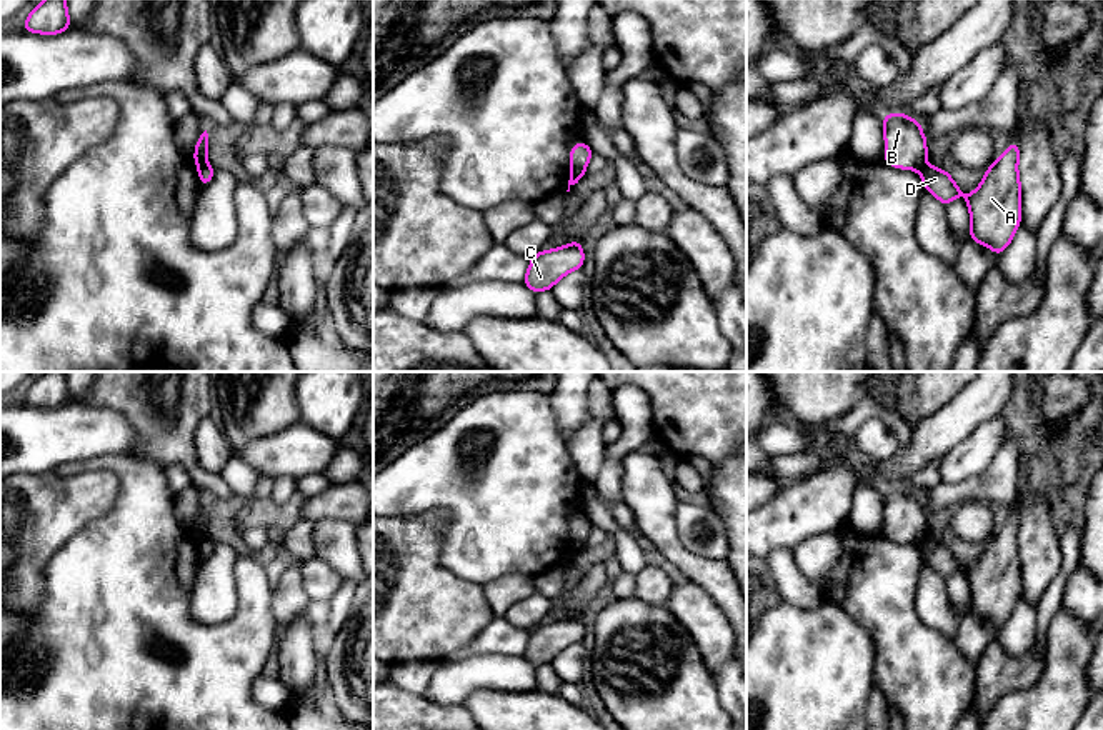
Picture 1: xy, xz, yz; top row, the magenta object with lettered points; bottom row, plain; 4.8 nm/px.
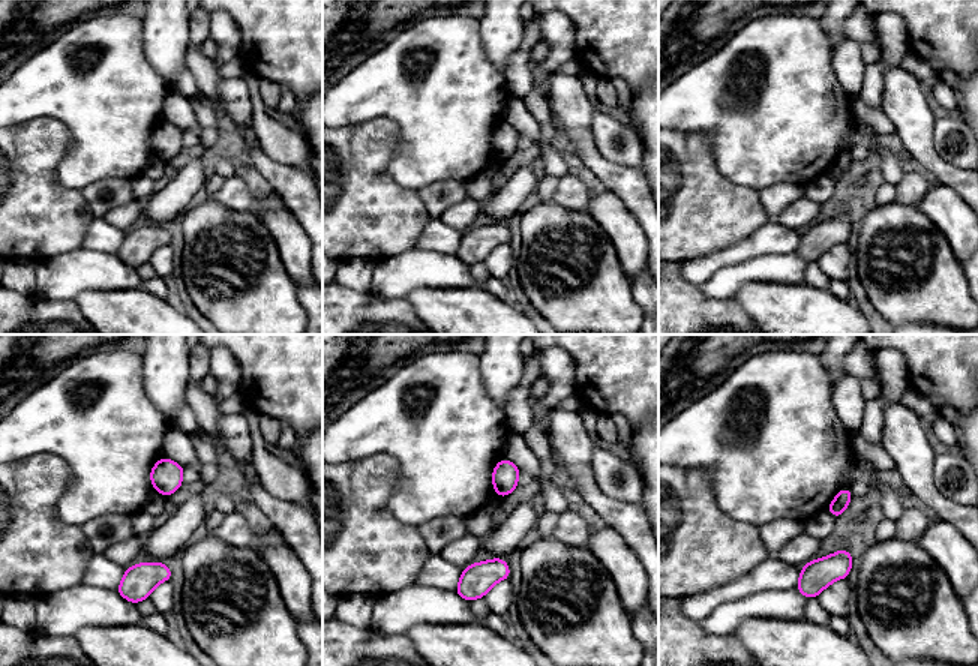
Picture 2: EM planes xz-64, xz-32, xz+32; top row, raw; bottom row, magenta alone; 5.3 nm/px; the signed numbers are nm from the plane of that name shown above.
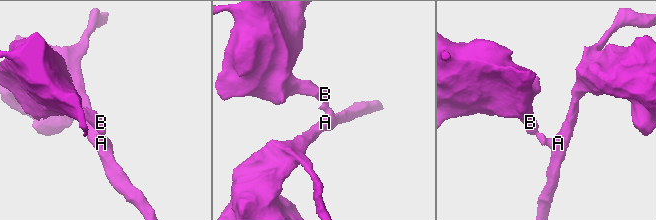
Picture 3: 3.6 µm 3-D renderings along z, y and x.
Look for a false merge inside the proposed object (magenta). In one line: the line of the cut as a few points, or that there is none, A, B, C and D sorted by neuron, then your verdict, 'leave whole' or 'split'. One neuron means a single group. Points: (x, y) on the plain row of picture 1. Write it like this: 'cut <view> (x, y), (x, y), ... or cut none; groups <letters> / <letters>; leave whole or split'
cut xy (205, 535), (197, 539); groups A C D / B; split

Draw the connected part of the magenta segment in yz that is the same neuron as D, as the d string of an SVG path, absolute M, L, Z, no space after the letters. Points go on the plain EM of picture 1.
M1015 513L986 542L983 553L971 568L965 567L943 542L925 537L918 545L925 563L943 578L950 578L958 568L965 570L971 588L970 613L986 618L1000 630L1021 597L1018 533L1020 520Z

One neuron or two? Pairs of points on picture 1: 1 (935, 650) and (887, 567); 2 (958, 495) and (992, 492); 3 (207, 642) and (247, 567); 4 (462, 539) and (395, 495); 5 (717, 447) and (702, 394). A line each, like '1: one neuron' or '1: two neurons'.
1: one neuron
2: one neuron
3: one neuron
4: one neuron
5: one neuron

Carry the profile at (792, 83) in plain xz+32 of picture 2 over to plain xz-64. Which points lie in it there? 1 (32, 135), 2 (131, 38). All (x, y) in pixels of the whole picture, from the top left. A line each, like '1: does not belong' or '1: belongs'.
1: does not belong
2: belongs

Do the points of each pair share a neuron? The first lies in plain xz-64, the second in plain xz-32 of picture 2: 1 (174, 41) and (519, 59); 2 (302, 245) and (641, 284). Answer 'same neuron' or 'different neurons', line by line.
1: different neurons
2: different neurons

